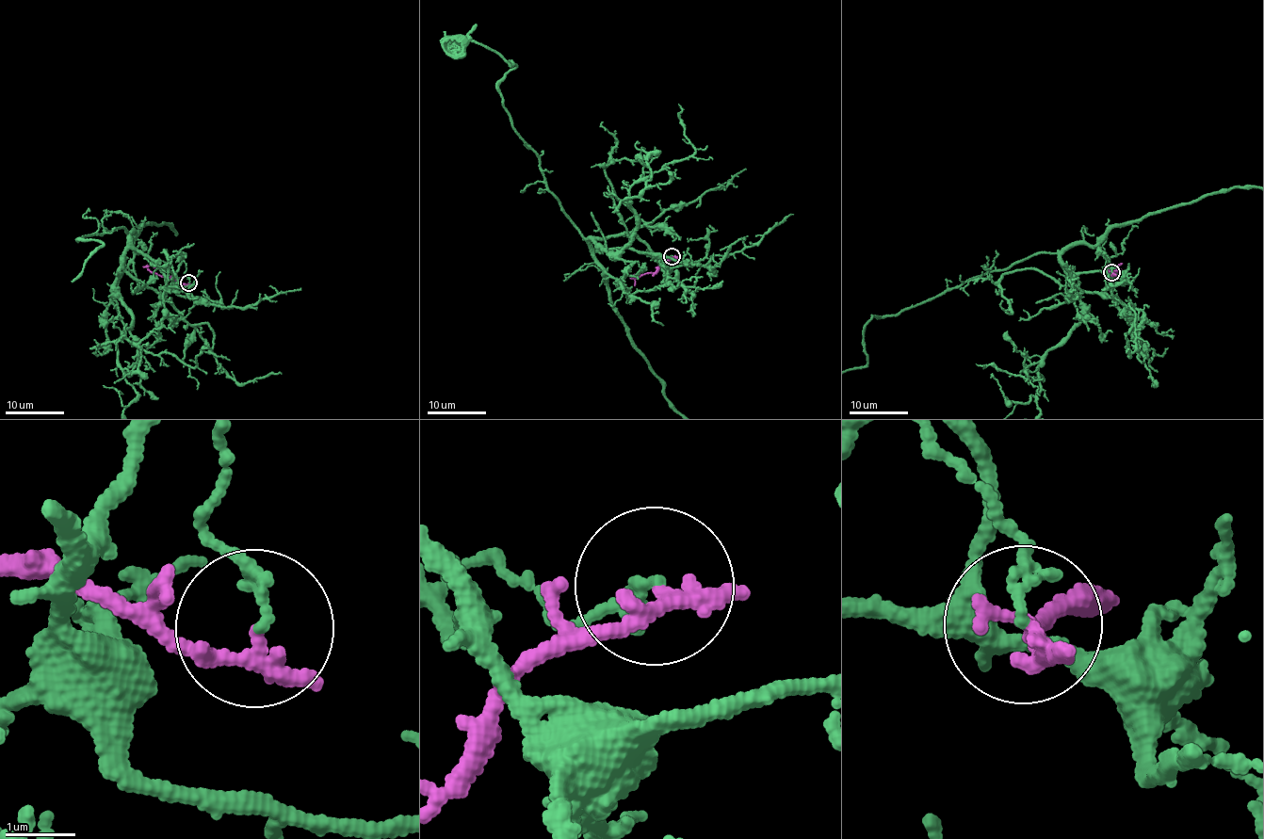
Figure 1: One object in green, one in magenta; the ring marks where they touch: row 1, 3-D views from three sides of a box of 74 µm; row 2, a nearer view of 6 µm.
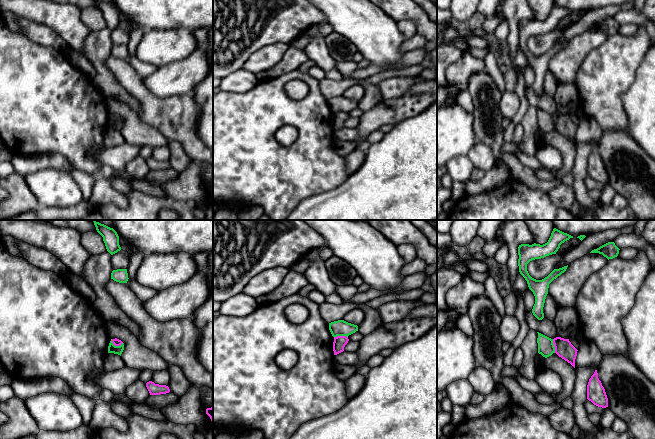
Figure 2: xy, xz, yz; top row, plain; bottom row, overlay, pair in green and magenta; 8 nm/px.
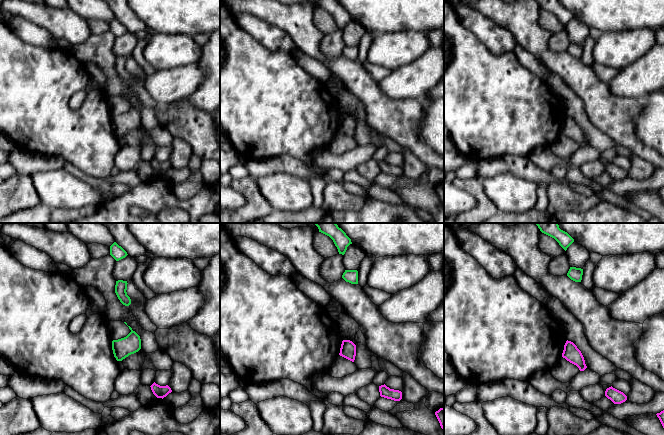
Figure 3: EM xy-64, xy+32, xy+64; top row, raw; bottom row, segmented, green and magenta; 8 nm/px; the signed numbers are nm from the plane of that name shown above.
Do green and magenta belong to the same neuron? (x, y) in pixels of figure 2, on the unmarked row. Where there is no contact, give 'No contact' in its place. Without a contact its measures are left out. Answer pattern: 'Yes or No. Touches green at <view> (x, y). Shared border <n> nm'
No. Touches green at xy (116, 122). Shared border 100 nm

